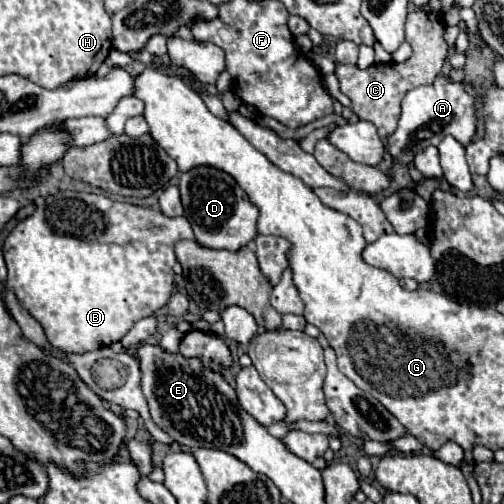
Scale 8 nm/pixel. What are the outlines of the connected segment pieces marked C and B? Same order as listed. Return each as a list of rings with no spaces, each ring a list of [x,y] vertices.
[[[423,8],[413,10],[407,16],[405,30],[407,30],[407,42],[411,44],[413,54],[403,64],[397,64],[397,62],[371,64],[365,70],[359,66],[345,66],[345,64],[335,66],[335,76],[341,82],[341,92],[351,98],[353,112],[361,120],[373,122],[381,138],[387,138],[397,128],[403,96],[421,84],[431,84],[435,76],[441,72],[445,56],[449,52],[449,44],[443,40],[443,30],[445,30],[443,14],[433,10],[423,10]]]
[[[57,192],[55,196],[49,196],[45,200],[43,206],[39,206],[31,216],[27,216],[25,220],[21,220],[15,230],[5,238],[3,244],[3,256],[5,256],[5,264],[9,270],[7,276],[7,286],[17,294],[17,298],[21,300],[21,304],[35,316],[35,320],[45,328],[45,334],[49,338],[49,342],[65,352],[87,352],[87,350],[95,350],[101,348],[103,344],[113,344],[117,340],[121,340],[133,326],[135,322],[139,322],[145,316],[155,314],[159,308],[163,308],[171,294],[175,292],[175,284],[173,284],[173,264],[177,262],[175,255],[175,242],[183,240],[183,238],[193,238],[193,228],[189,226],[189,220],[185,216],[179,218],[167,218],[161,210],[153,210],[153,208],[145,208],[145,206],[135,206],[135,204],[127,204],[127,202],[119,202],[119,200],[111,200],[103,194],[95,194],[95,192]]]

